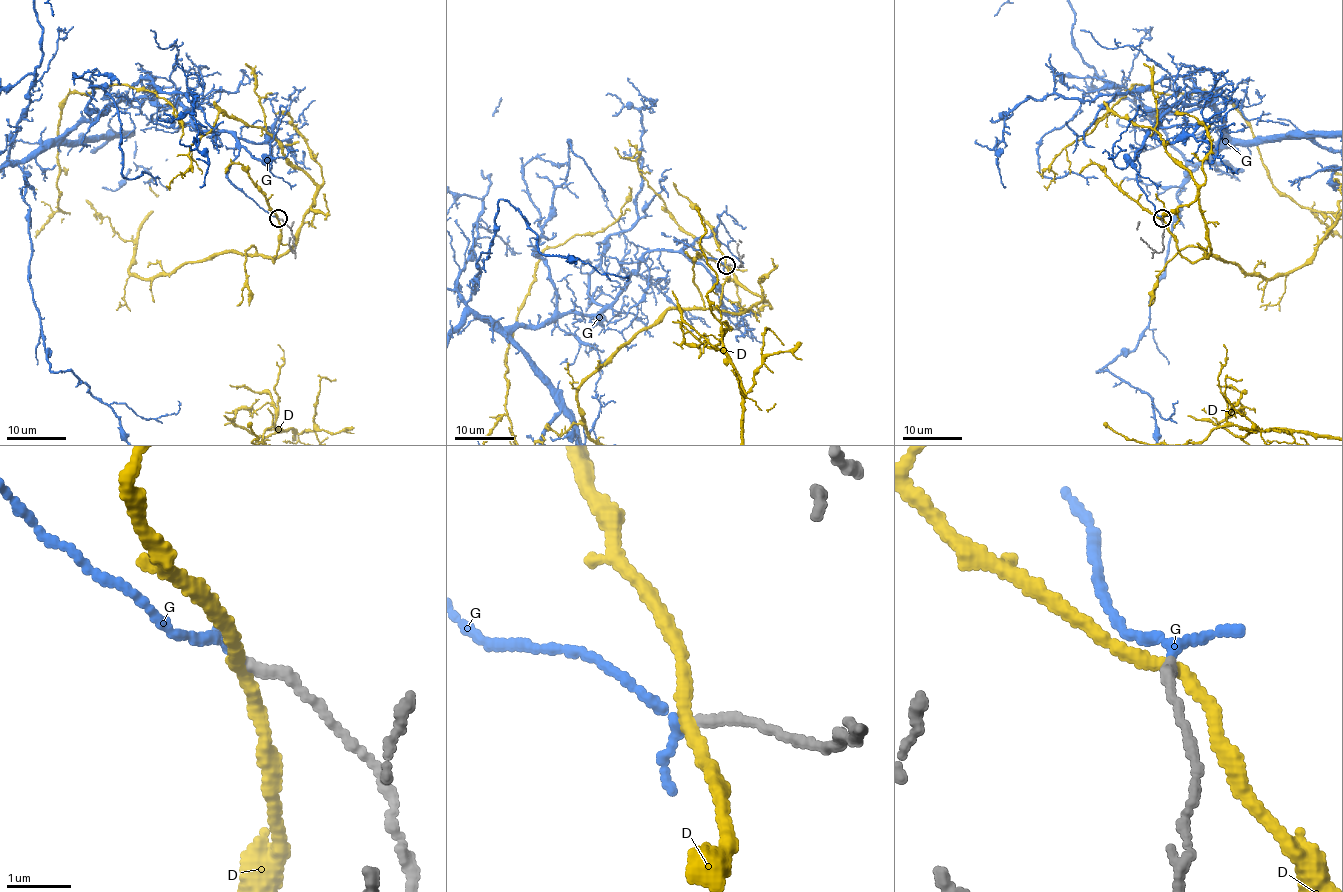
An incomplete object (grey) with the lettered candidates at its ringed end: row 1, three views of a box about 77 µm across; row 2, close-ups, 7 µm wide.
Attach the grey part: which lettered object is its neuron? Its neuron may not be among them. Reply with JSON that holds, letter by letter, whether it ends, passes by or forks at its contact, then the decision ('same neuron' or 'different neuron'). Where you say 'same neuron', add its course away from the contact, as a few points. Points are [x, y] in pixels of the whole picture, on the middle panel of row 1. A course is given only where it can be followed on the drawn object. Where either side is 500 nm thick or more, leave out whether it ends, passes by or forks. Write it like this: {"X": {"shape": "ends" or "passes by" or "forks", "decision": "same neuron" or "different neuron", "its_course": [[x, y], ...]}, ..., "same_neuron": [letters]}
{"D": {"shape": "passes by", "decision": "different neuron"}, "G": {"shape": "passes by", "decision": "same neuron"}, "same_neuron": ["G"]}

